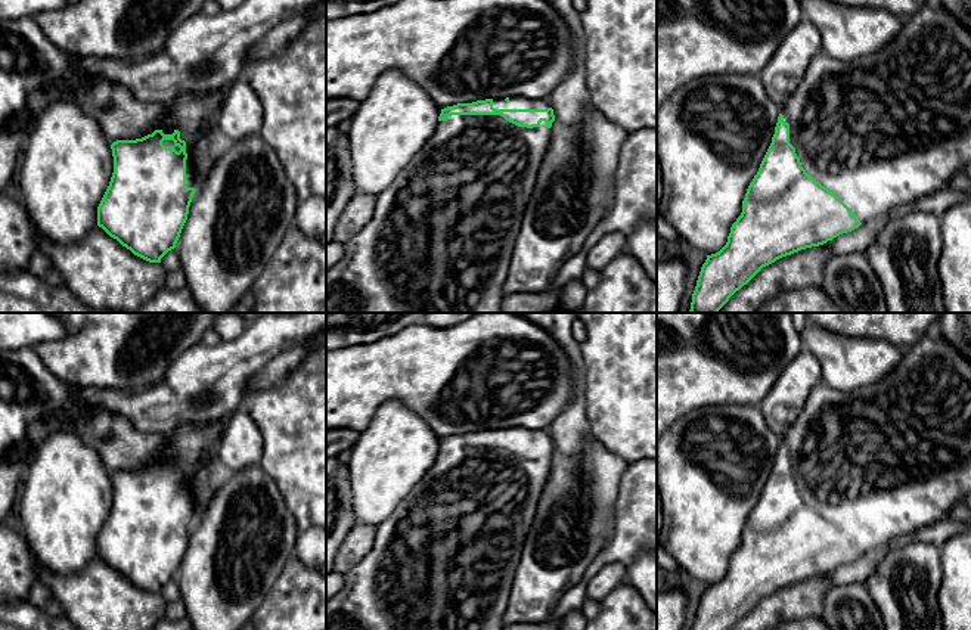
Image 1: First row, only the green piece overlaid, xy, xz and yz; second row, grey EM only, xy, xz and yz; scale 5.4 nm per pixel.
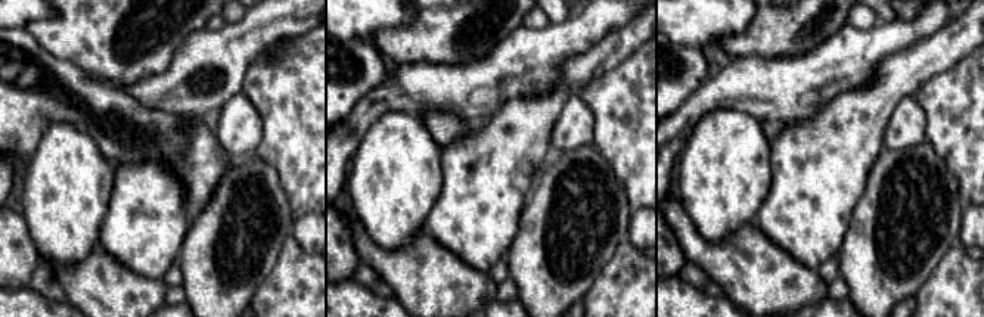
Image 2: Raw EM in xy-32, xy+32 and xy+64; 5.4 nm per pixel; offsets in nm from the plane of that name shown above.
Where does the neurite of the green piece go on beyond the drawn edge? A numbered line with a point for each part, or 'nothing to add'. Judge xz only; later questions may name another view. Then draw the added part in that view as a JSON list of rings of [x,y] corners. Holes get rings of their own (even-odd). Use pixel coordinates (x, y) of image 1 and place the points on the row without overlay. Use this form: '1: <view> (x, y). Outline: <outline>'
1: xz (444, 559). Outline: [[[452,446],[438,451],[428,472],[397,505],[394,512],[376,527],[370,550],[359,564],[342,574],[342,589],[326,602],[326,630],[503,630],[503,615],[509,603],[518,561],[549,472],[550,462],[545,451],[533,459],[518,457],[502,446]]]

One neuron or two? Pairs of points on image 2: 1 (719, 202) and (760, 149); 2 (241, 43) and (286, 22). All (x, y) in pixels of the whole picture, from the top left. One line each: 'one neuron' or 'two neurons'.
1: one neuron
2: one neuron

